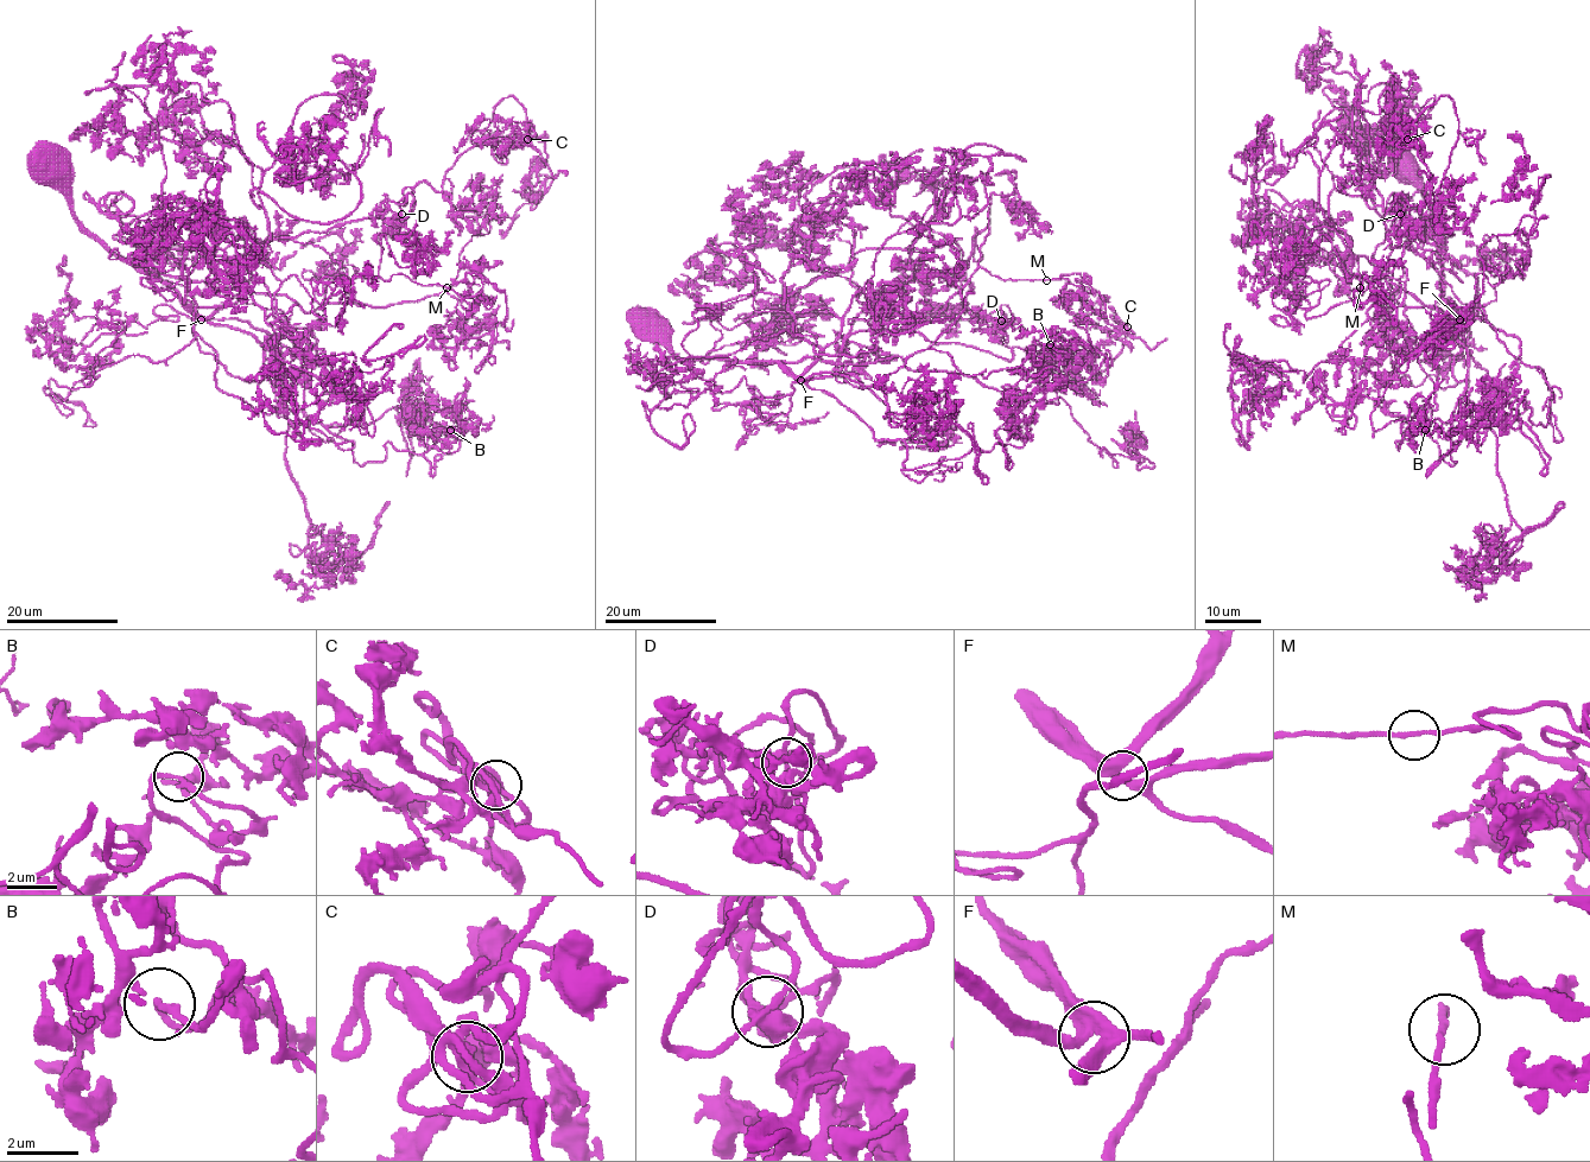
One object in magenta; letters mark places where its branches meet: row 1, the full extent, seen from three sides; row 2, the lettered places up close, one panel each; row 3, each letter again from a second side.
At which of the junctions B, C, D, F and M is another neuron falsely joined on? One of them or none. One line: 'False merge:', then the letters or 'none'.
False merge: none

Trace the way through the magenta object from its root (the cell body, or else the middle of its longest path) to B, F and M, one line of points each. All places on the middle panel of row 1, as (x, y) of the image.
B: (647, 319), (679, 357), (863, 388), (926, 349), (967, 375), (1058, 372), (1050, 345)
F: (647, 319), (647, 326), (679, 357), (779, 362), (800, 380)
M: (647, 319), (685, 359), (835, 363), (851, 334), (932, 322), (980, 267), (1002, 279), (1045, 279)

